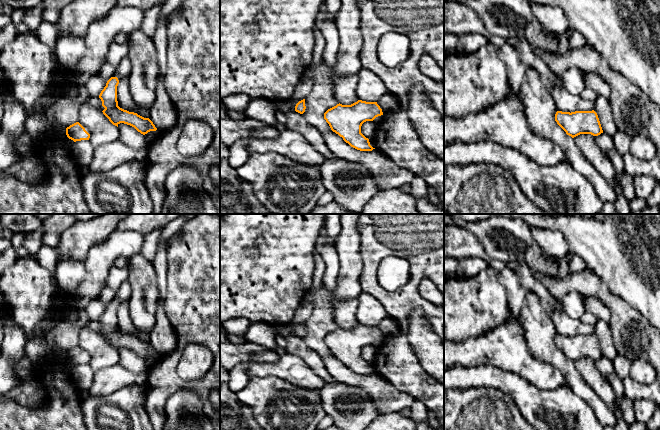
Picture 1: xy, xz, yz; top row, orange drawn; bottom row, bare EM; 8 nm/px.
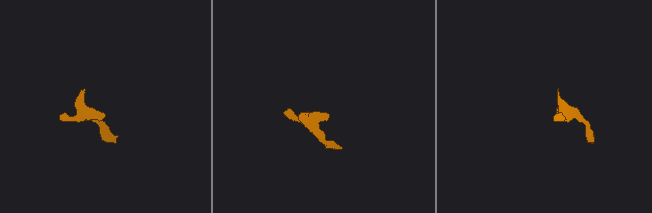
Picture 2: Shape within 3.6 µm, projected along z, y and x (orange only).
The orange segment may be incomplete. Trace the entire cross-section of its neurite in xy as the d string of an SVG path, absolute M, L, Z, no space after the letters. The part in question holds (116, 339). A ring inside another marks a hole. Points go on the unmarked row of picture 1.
M126 280L116 290L115 299L107 305L106 310L99 319L102 330L105 332L102 336L113 349L118 351L120 347L124 347L145 359L150 355L157 354L153 346L149 342L144 342L137 337L129 336L118 330L117 310L122 302L128 302L130 296L131 285Z

